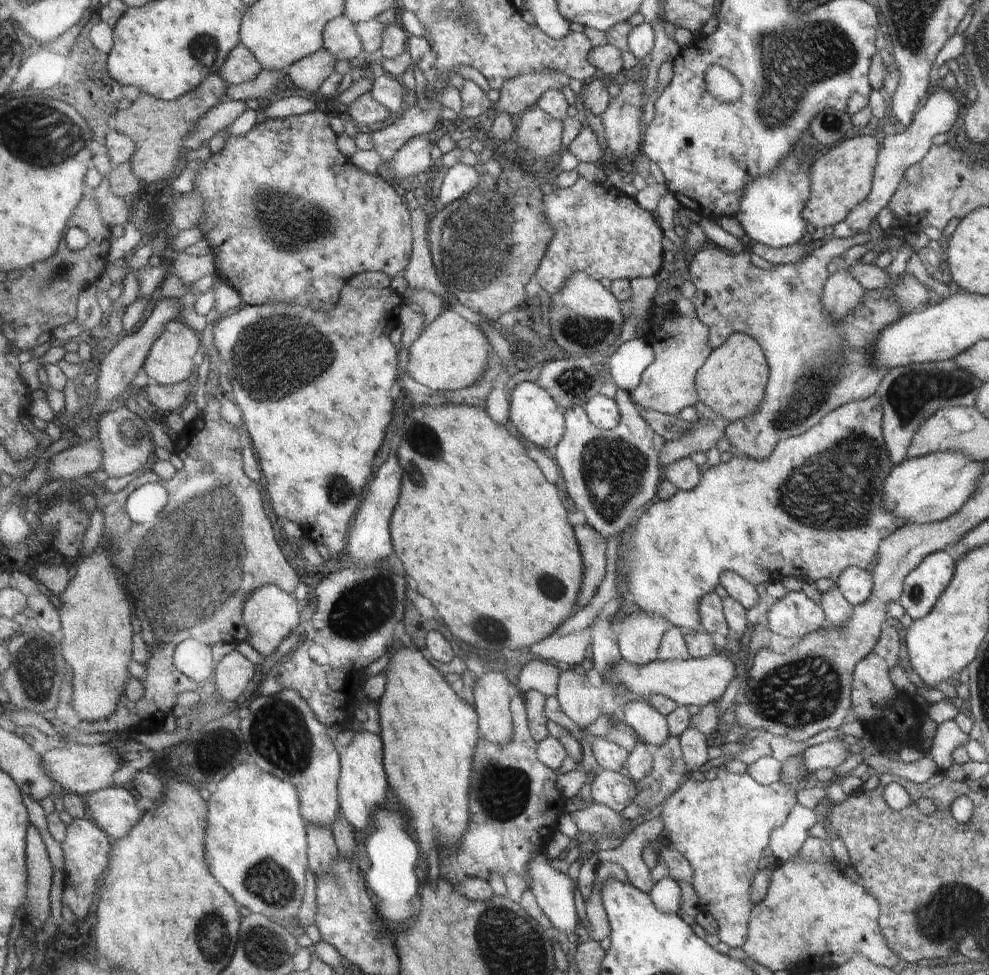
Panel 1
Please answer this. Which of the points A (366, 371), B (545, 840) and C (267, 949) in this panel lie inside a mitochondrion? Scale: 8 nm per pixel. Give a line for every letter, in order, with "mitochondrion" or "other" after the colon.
A: other
B: other
C: mitochondrion

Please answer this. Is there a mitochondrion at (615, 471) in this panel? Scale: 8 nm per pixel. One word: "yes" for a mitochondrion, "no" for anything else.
yes

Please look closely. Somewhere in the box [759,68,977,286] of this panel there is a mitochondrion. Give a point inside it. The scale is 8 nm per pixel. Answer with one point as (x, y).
(830, 122)

